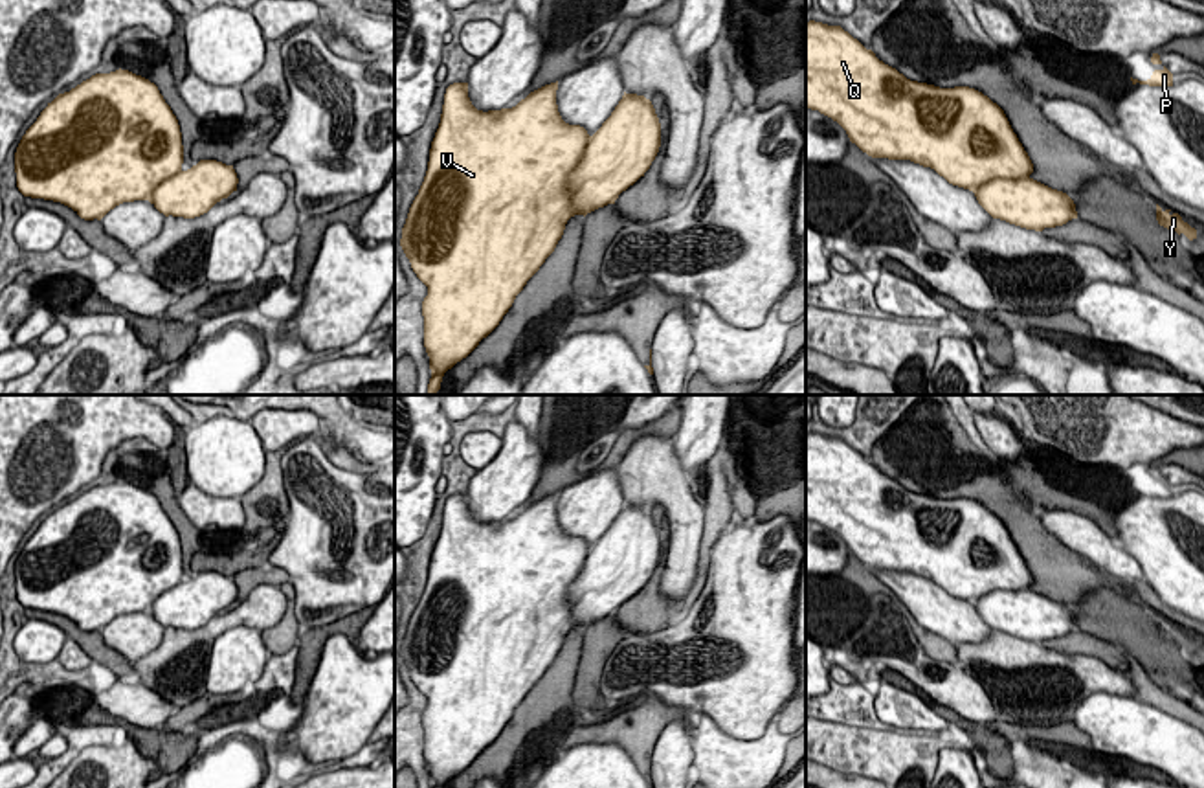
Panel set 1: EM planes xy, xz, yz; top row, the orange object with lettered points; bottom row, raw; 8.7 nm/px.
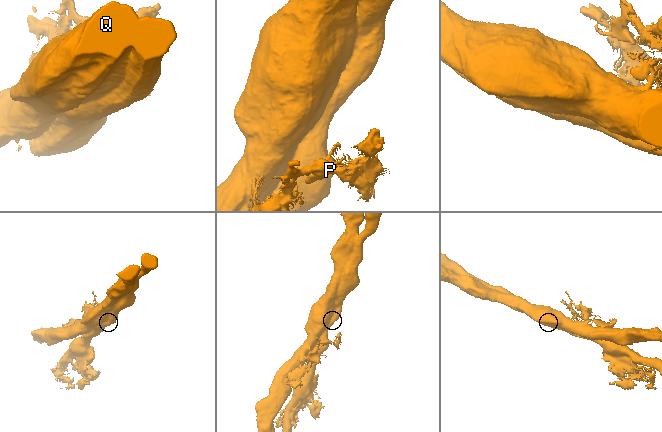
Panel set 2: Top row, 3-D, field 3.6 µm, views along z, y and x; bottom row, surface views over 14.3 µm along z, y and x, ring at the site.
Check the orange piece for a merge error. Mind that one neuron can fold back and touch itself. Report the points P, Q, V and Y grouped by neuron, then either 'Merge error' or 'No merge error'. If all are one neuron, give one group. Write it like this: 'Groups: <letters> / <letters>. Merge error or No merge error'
Groups: P Q V / Y. Merge error

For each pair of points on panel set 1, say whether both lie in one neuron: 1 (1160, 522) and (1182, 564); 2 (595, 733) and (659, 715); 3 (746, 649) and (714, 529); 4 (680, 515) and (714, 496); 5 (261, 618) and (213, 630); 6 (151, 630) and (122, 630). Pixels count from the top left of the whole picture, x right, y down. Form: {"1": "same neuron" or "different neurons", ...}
{"1": "same neuron", "2": "same neuron", "3": "different neurons", "4": "different neurons", "5": "same neuron", "6": "same neuron"}

